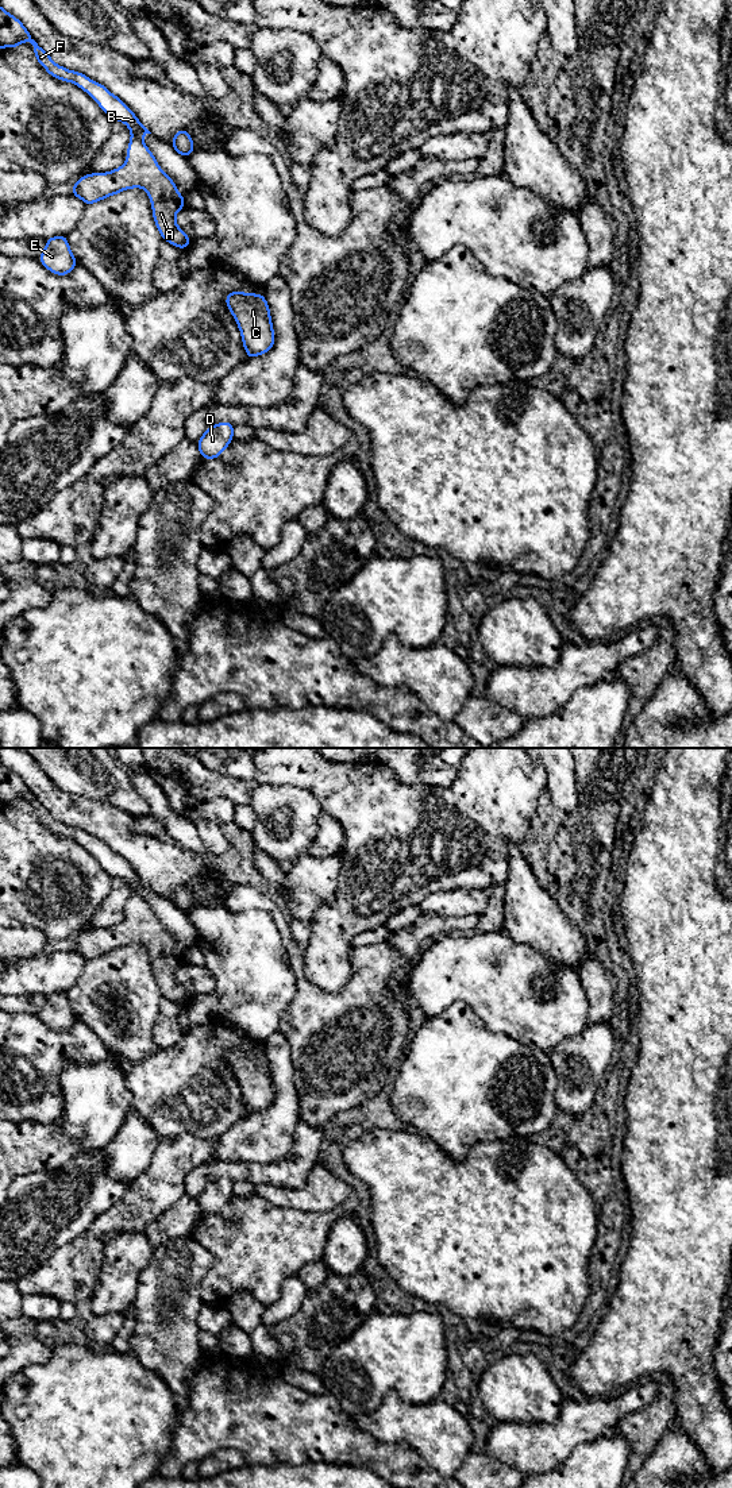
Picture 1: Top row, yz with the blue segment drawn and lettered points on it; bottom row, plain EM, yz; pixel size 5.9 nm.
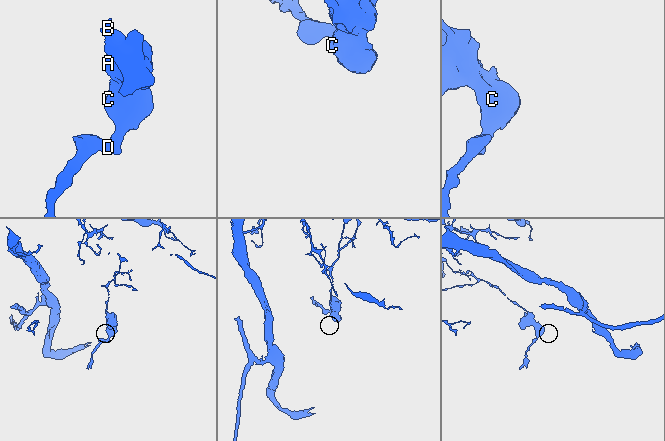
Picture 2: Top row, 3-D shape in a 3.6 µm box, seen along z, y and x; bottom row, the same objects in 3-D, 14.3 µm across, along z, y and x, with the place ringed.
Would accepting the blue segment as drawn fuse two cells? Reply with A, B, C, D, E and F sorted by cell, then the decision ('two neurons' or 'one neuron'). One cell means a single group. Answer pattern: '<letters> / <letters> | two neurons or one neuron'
A C D E / B F | two neurons

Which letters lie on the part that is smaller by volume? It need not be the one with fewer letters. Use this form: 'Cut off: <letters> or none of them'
Cut off: A, C, D, E

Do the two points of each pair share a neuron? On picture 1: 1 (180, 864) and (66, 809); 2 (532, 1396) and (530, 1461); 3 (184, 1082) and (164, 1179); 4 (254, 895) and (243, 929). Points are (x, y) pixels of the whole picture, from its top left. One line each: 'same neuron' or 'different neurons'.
1: same neuron
2: different neurons
3: different neurons
4: different neurons

